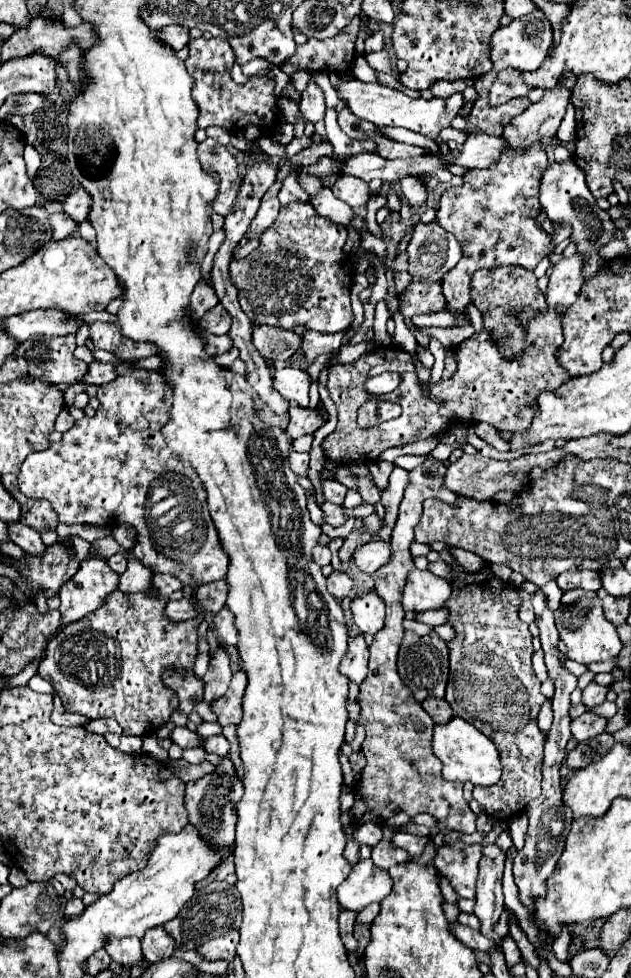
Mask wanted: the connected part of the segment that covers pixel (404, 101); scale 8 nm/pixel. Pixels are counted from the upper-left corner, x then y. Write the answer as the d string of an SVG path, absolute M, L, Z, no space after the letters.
M329 74L329 78L331 78L331 84L339 90L339 96L343 100L347 100L347 108L351 108L357 118L373 122L377 126L401 126L401 128L407 128L411 132L423 134L431 140L437 140L439 132L443 128L449 128L451 120L457 118L461 108L465 106L463 94L453 94L447 100L443 100L443 98L425 100L425 98L411 98L401 90L381 86L381 84L367 84L367 82L361 82L361 80L341 82L337 78L337 74Z

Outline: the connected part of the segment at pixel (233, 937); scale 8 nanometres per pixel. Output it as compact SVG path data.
M233 930L229 932L229 934L225 934L225 936L213 938L205 942L205 944L202 944L197 948L197 954L201 956L201 952L203 952L203 956L201 956L201 958L205 958L207 961L221 959L231 962L233 960L233 956L236 956L238 943L239 932L237 930Z

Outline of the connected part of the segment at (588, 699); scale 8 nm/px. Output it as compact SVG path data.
M591 682L591 684L583 690L583 700L581 700L581 702L585 704L587 710L591 710L593 706L605 702L605 694L607 694L607 690L609 690L609 688L599 686L597 682Z

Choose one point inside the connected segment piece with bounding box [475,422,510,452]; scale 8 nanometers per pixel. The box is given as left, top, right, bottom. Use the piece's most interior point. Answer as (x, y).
(487, 432)

